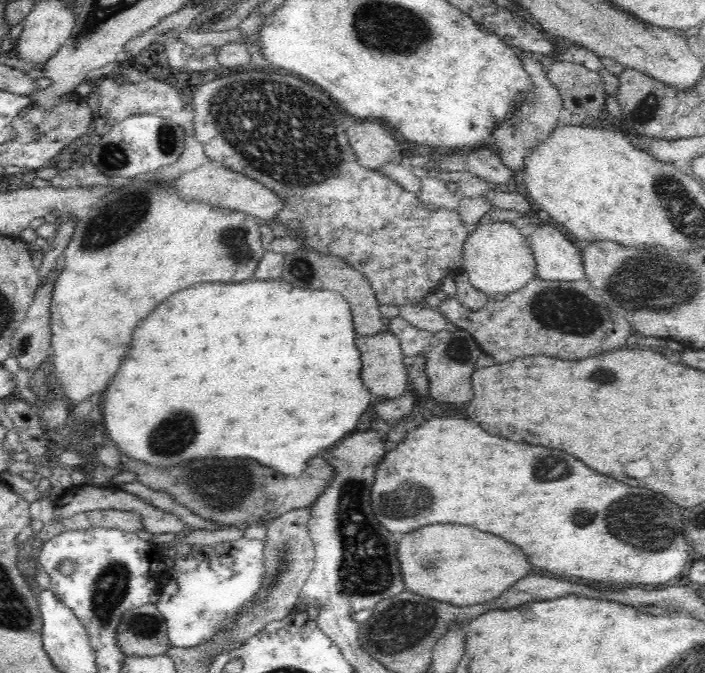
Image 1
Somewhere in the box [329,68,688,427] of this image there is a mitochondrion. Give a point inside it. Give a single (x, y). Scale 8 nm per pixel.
(565, 311)

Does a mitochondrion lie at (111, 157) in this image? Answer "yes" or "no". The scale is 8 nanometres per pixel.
yes

